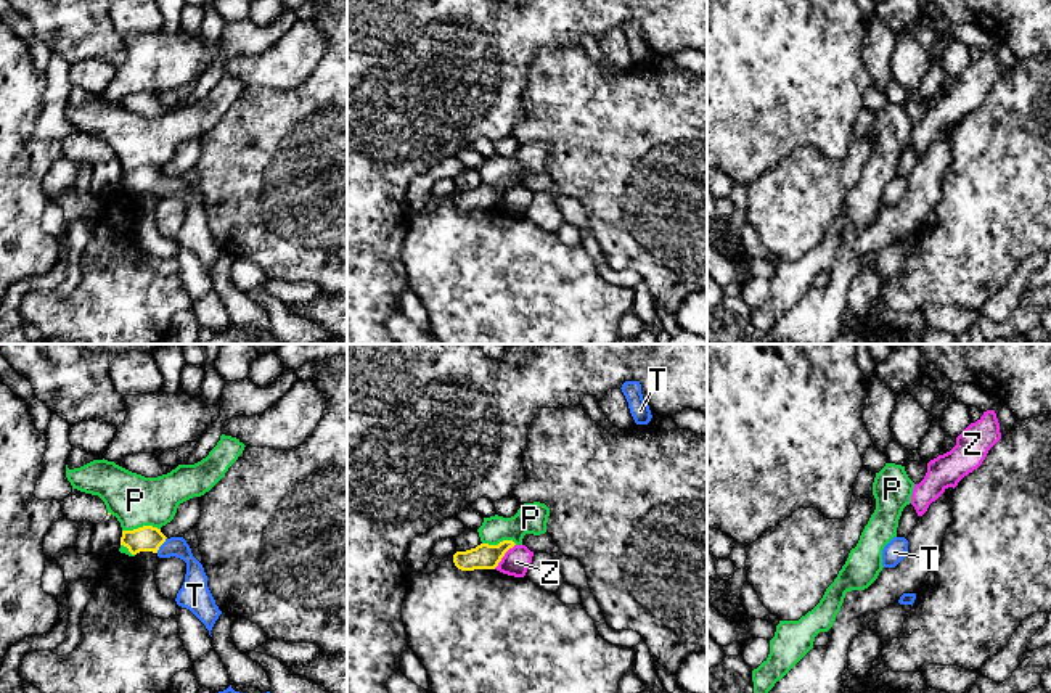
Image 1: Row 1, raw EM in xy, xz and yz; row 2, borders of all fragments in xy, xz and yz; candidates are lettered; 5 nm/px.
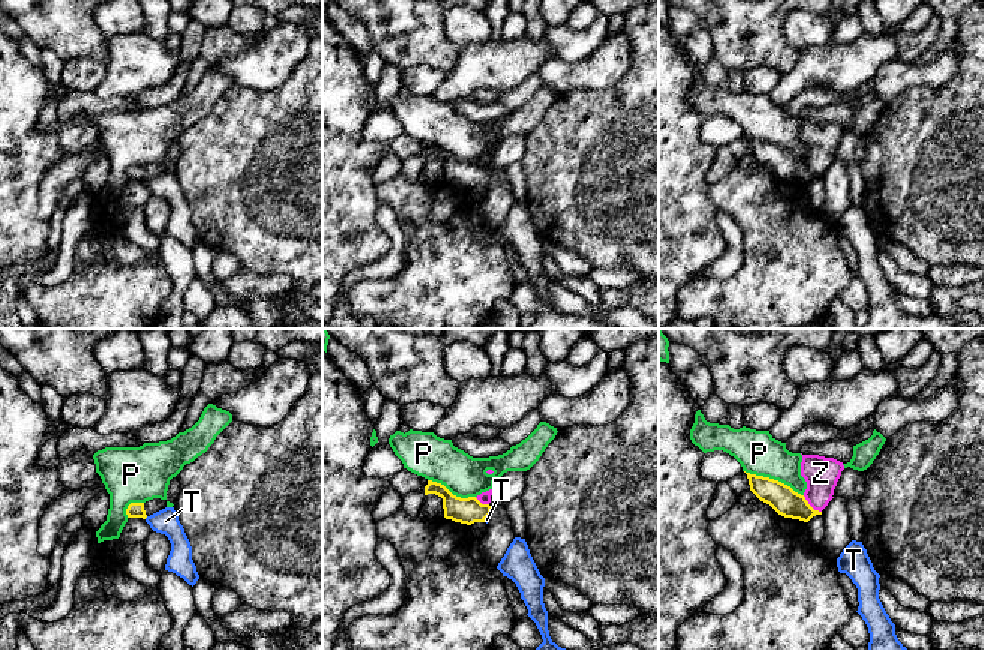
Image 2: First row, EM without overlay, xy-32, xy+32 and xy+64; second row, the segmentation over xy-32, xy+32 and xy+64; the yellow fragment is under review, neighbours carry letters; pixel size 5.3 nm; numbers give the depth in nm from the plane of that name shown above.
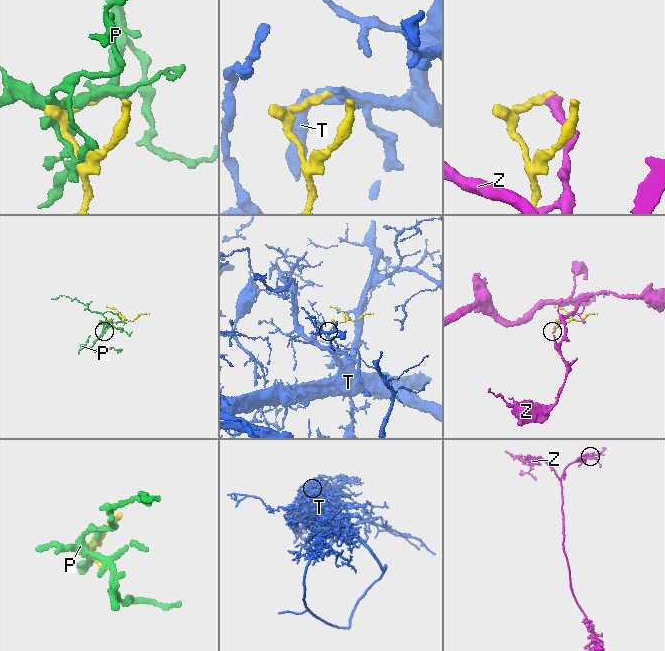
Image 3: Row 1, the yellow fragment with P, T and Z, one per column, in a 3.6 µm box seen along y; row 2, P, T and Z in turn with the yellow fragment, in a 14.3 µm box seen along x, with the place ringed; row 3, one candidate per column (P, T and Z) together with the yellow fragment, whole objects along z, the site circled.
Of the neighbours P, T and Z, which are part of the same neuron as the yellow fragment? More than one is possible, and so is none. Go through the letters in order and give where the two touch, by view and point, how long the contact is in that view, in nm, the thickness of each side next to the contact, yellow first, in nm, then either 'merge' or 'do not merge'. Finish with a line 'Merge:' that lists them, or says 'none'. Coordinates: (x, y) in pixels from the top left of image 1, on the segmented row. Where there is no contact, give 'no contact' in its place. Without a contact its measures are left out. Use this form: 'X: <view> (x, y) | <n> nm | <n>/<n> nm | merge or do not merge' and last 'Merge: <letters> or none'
P: xy (140, 528) | 190 nm | 130/260 nm | do not merge
T: xy (161, 544) | 90 nm | 130/110 nm | merge
Z: xz (503, 555) | 170 nm | 130/140 nm | do not merge
Merge: T

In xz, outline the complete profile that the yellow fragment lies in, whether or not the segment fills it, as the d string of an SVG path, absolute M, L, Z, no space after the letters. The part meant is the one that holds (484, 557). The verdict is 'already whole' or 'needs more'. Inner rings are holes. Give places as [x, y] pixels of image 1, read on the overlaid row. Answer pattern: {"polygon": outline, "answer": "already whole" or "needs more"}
{"polygon": "M503 540L498 545L481 543L471 550L456 552L453 563L461 571L495 569L505 553L514 545L513 540Z", "answer": "already whole"}

